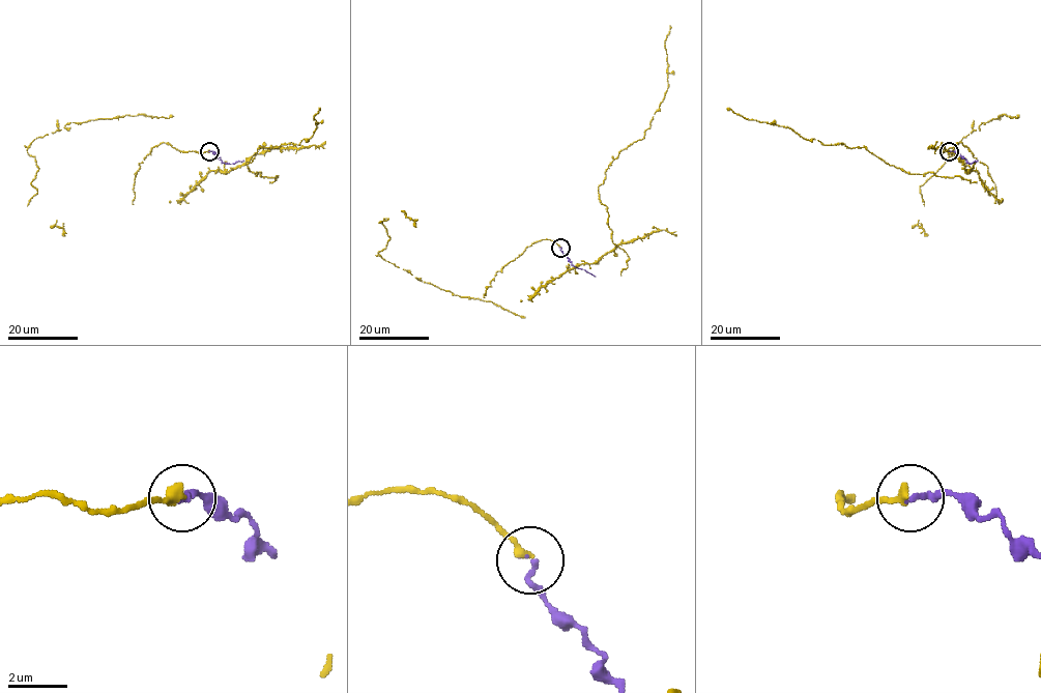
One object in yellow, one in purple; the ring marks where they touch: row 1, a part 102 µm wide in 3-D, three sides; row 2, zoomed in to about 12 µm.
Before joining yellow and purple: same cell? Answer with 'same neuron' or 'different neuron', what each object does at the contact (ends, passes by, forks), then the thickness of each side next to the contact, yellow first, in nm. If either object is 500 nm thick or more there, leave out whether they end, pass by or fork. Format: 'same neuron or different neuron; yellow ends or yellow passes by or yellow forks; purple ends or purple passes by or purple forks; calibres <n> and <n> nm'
same neuron; yellow ends; purple ends; calibres 320 and 190 nm

